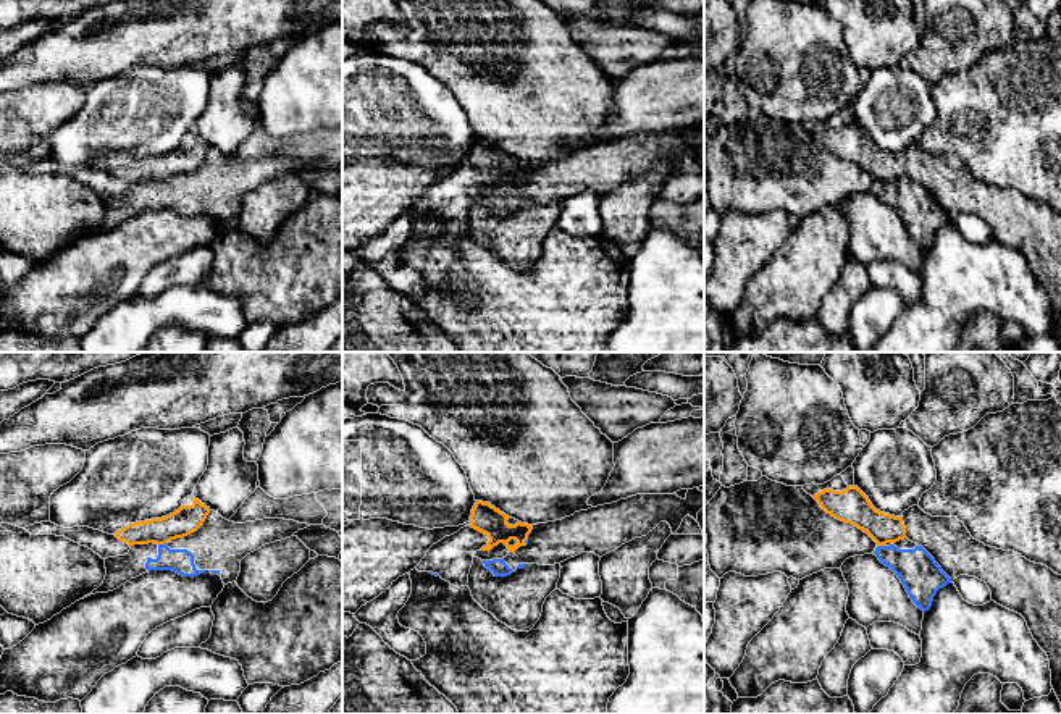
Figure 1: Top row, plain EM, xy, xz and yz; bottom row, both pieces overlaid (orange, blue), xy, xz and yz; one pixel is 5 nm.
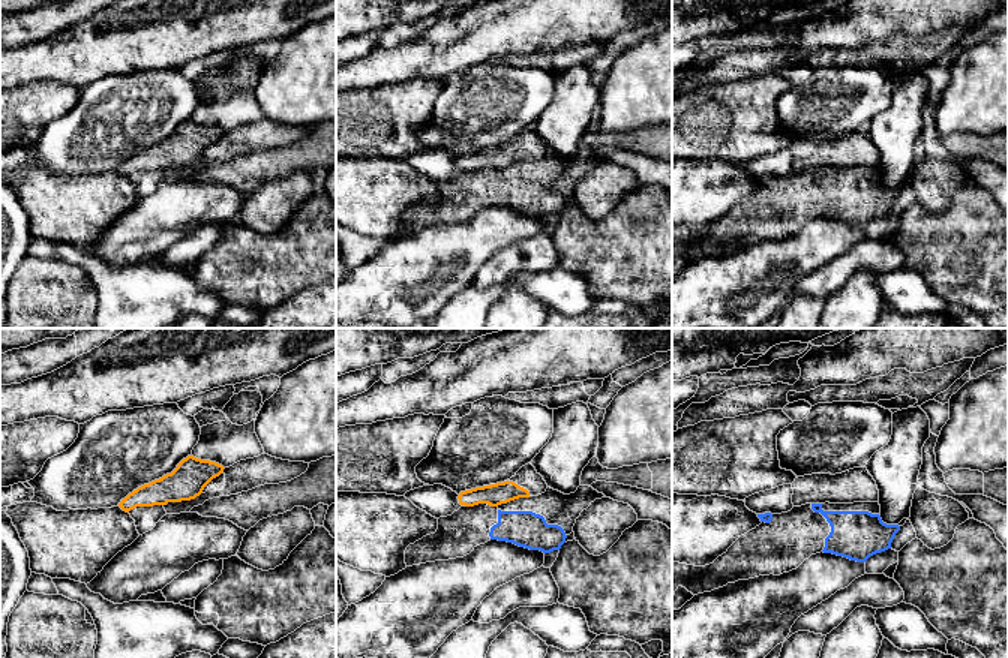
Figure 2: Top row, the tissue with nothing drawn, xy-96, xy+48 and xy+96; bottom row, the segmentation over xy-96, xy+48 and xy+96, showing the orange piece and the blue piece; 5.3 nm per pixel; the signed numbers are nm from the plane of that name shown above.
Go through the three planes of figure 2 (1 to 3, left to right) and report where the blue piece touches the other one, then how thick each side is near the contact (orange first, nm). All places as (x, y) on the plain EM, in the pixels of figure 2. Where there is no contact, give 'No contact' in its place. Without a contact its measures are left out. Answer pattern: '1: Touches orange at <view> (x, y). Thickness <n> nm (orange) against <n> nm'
1: No contact
2: No contact
3: No contact

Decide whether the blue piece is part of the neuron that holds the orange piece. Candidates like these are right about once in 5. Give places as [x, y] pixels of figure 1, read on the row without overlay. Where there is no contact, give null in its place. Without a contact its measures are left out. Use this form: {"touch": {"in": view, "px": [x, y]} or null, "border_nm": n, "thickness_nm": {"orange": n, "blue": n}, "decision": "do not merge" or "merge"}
{"touch": {"in": "xy", "px": [162, 181]}, "border_nm": 40, "thickness_nm": {"orange": 140, "blue": 130}, "decision": "do not merge"}

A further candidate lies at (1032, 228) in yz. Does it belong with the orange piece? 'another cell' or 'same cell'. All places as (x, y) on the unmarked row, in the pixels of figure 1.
same cell

